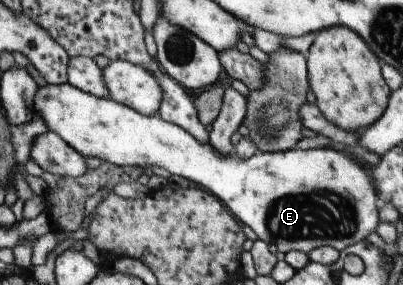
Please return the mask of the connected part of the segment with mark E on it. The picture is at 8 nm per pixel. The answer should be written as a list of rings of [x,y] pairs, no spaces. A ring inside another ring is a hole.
[[[62,83],[57,85],[44,84],[36,89],[34,98],[32,99],[33,116],[36,114],[40,116],[44,126],[47,130],[57,134],[72,150],[75,150],[78,154],[81,154],[85,159],[88,157],[95,158],[118,167],[148,167],[154,165],[164,168],[170,174],[176,174],[176,176],[182,176],[189,182],[195,182],[198,187],[206,189],[212,193],[219,201],[228,209],[232,216],[237,220],[239,224],[246,224],[257,238],[269,244],[273,251],[286,253],[289,250],[299,250],[304,254],[309,253],[318,247],[332,247],[337,251],[341,251],[347,246],[354,243],[364,241],[366,236],[370,232],[374,231],[378,222],[378,209],[380,208],[380,202],[377,198],[377,192],[371,179],[371,176],[367,173],[367,170],[363,167],[362,163],[359,163],[356,159],[341,153],[340,151],[330,149],[288,149],[287,151],[277,153],[254,153],[250,158],[239,159],[238,157],[225,155],[219,155],[212,150],[212,147],[208,143],[199,143],[191,134],[188,134],[182,127],[177,127],[174,123],[166,122],[162,120],[157,114],[149,117],[142,116],[138,112],[134,112],[127,106],[118,104],[108,98],[95,97],[88,94],[86,91],[78,90],[74,88],[70,83]]]

